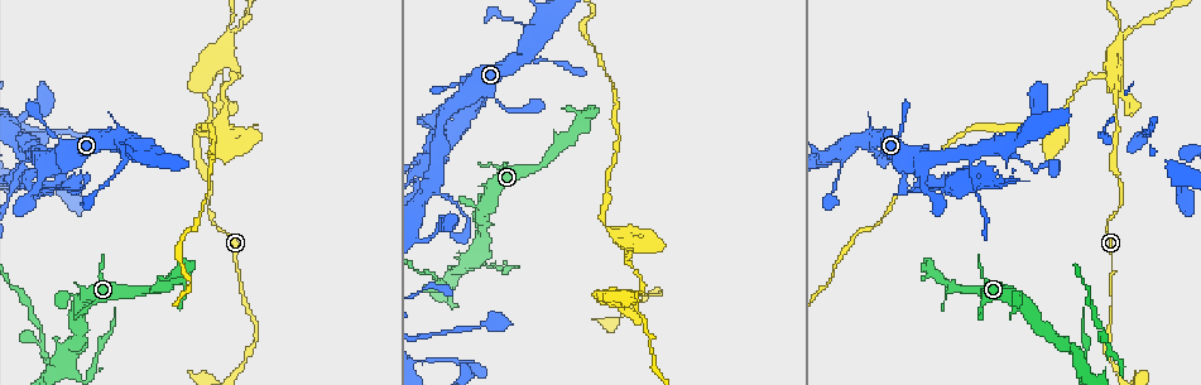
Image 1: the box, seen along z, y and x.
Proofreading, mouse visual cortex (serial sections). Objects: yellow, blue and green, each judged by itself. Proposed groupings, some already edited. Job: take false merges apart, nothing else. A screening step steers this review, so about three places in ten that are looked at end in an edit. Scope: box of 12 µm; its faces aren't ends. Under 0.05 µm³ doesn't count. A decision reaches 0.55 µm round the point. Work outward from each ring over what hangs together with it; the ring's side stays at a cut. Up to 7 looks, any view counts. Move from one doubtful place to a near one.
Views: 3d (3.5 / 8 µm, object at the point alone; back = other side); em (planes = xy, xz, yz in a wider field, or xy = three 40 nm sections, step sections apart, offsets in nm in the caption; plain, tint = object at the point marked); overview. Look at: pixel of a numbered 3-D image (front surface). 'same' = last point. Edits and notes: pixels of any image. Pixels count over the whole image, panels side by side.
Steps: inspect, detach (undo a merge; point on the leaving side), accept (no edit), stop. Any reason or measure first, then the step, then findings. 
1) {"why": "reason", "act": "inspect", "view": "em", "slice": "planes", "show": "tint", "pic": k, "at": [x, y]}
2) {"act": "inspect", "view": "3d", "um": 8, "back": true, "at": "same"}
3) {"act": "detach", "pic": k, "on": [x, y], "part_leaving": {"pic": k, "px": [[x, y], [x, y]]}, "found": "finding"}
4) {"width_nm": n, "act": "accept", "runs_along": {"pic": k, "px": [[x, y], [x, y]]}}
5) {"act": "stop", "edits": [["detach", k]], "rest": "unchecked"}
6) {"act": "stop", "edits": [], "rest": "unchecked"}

{"why": "sharp bend", "act": "inspect", "view": "3d", "um": 8, "pic": 1, "at": [931, 275]}

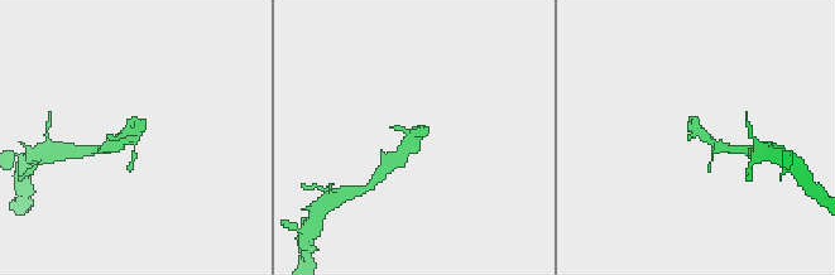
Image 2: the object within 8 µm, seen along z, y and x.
{"act": "inspect", "view": "em", "slice": "xy", "step": 1, "show": "tint", "pic": 2, "at": [135, 136]}

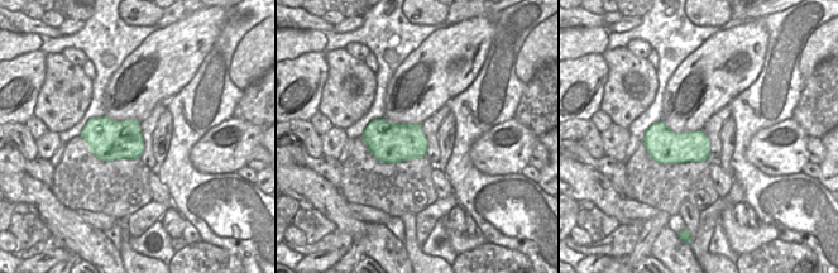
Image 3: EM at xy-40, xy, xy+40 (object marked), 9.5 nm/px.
{"width_nm": 380, "act": "accept", "runs_along": {"pic": 2, "px": [[724, 146], [713, 144], [690, 120]]}, "found": "one cell here"}

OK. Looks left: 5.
{"why": "narrows sharply", "act": "inspect", "view": "3d", "um": 3.5, "pic": 1, "at": [556, 61]}

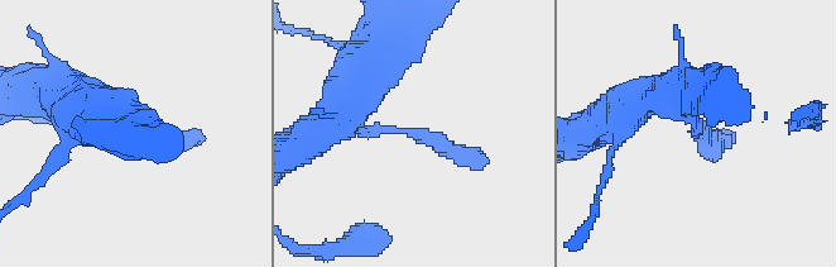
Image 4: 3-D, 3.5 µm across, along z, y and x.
{"why": "shape alone is not enough", "act": "inspect", "view": "em", "slice": "xy", "step": 5, "show": "tint", "pic": 4, "at": [406, 131]}

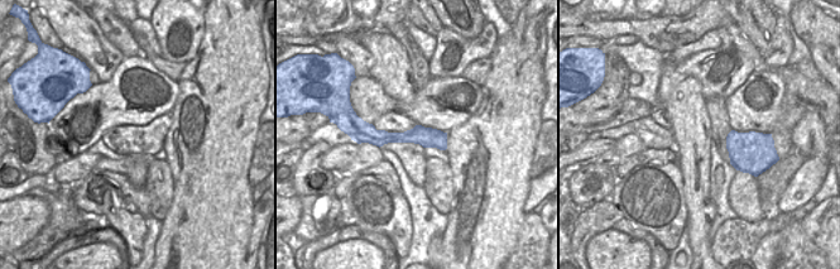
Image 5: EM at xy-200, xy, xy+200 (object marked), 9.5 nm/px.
{"act": "inspect", "view": "em", "slice": "xy", "step": 2, "show": "tint", "at": "same"}

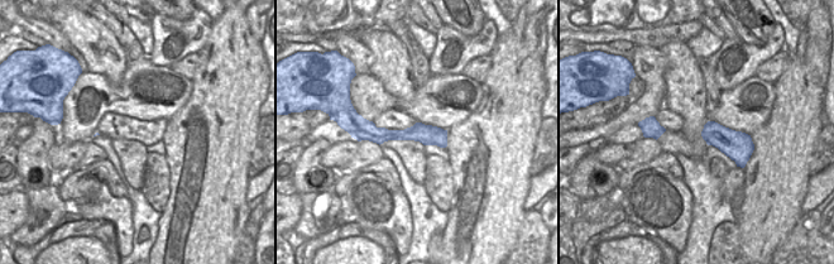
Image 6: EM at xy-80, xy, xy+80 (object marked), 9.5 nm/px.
{"act": "accept", "found": "all the same cell"}

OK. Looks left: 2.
{"why": "two arms at a narrow angle", "act": "inspect", "view": "3d", "um": 8, "back": true, "pic": 1, "at": [1112, 60]}

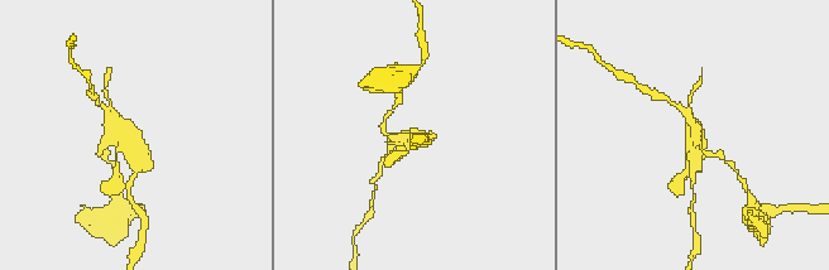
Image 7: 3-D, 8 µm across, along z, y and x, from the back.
{"arms": 4, "arm_widths_nm": [100, 150, 200, 400], "act": "inspect", "view": "em", "slice": "planes", "show": "tint", "pic": 7, "at": [403, 142]}

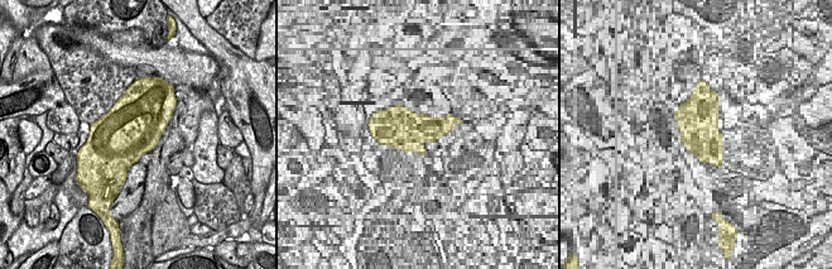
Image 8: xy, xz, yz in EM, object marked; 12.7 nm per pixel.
{"act": "detach", "pic": 7, "on": [102, 154], "found": "a second cell is stuck on"}

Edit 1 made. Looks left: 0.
{"act": "stop", "edits": [["detach", 7]], "rest": "unchecked"}

